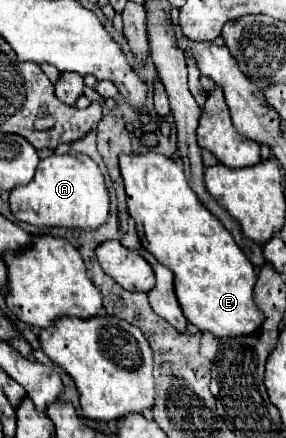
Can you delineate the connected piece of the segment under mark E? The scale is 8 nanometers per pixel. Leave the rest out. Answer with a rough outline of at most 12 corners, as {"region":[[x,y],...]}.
{"region":[[153,150],[120,157],[144,249],[188,323],[262,327],[256,269]]}

